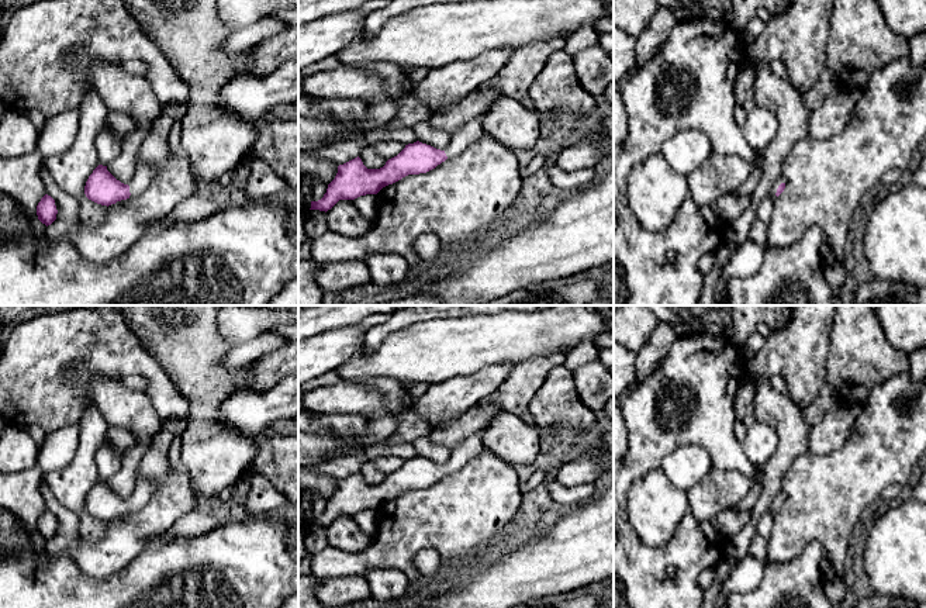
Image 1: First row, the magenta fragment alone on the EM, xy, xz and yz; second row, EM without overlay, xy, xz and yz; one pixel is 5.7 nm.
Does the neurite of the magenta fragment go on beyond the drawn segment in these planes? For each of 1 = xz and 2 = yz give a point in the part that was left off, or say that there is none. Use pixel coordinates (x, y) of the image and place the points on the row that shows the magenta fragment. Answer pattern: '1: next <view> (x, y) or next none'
1: next xz (472, 131)
2: next yz (781, 179)

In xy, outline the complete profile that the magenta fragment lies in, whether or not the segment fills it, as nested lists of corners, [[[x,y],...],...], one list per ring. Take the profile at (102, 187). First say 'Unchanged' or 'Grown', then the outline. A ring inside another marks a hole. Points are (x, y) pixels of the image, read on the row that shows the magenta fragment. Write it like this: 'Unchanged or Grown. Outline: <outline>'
Grown. Outline: [[[139,163],[129,183],[124,184],[107,170],[107,166],[99,165],[86,182],[84,194],[89,200],[108,207],[142,194],[153,182],[156,172],[153,166]]]

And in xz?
Grown. Outline: [[[473,120],[452,135],[448,146],[440,151],[419,141],[405,145],[380,169],[367,169],[357,156],[338,166],[335,179],[318,201],[311,201],[310,210],[328,211],[339,200],[355,200],[366,194],[377,194],[383,187],[393,184],[408,175],[426,173],[446,159],[457,158],[469,145],[486,134],[481,120]]]

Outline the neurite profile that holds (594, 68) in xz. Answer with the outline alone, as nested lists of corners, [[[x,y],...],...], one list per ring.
[[[600,44],[573,56],[576,76],[591,96],[601,96],[614,82],[614,59]]]

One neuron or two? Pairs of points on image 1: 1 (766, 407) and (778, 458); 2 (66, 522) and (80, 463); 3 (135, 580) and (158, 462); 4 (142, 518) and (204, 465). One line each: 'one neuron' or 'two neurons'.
1: one neuron
2: two neurons
3: two neurons
4: two neurons

